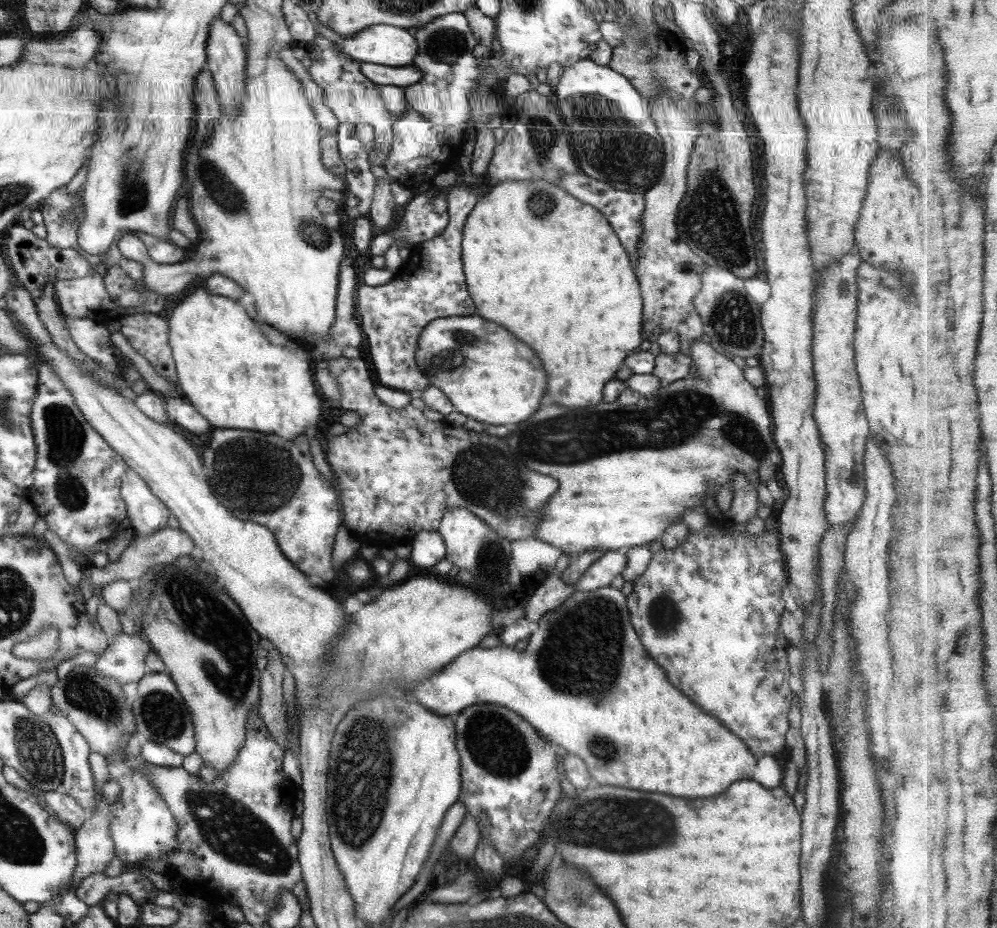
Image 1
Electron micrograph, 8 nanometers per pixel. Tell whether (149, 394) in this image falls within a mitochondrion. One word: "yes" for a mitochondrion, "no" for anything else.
no

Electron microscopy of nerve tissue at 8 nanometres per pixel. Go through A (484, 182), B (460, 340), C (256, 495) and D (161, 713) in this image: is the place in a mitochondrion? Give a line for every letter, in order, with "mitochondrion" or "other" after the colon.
A: other
B: mitochondrion
C: mitochondrion
D: mitochondrion

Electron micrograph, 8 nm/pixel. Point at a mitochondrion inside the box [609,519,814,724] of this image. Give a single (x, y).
(663, 614)

